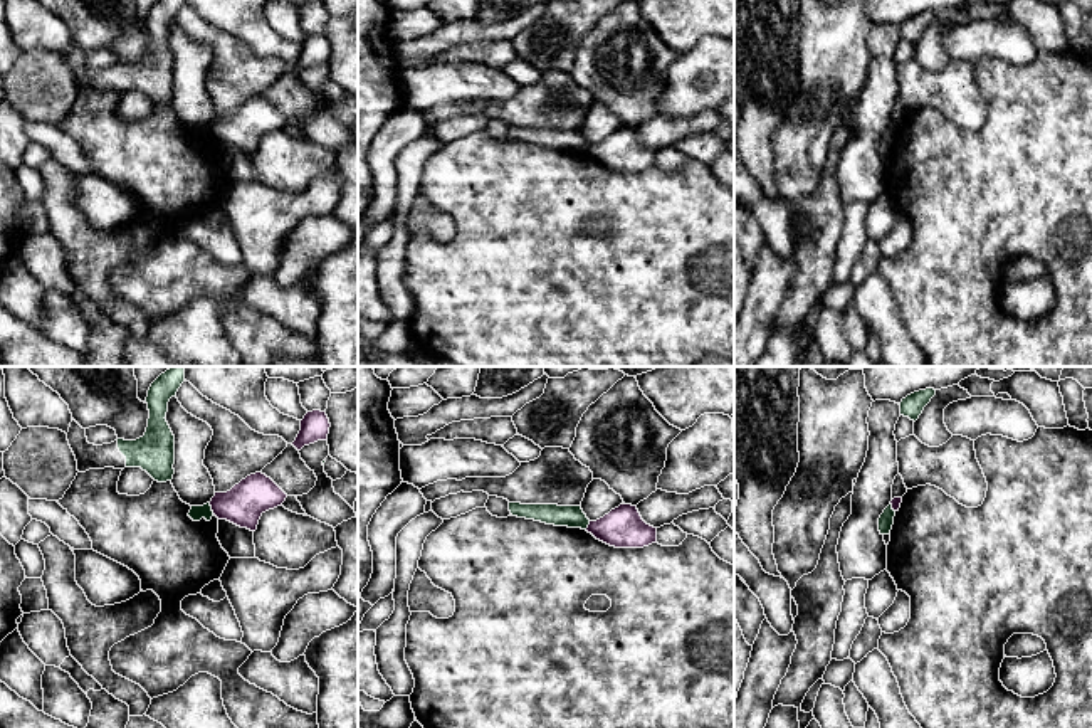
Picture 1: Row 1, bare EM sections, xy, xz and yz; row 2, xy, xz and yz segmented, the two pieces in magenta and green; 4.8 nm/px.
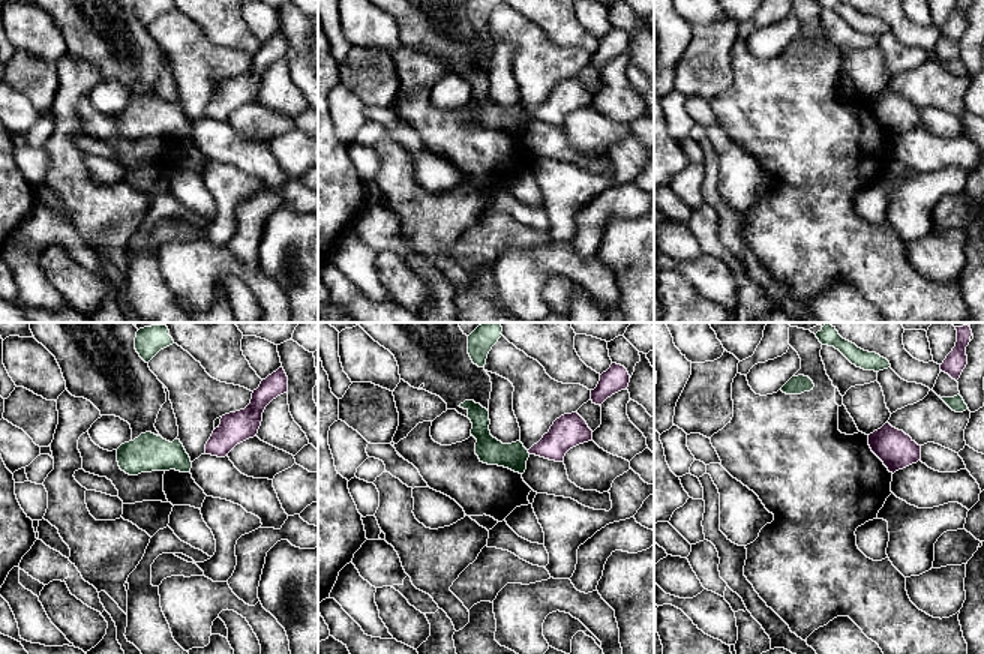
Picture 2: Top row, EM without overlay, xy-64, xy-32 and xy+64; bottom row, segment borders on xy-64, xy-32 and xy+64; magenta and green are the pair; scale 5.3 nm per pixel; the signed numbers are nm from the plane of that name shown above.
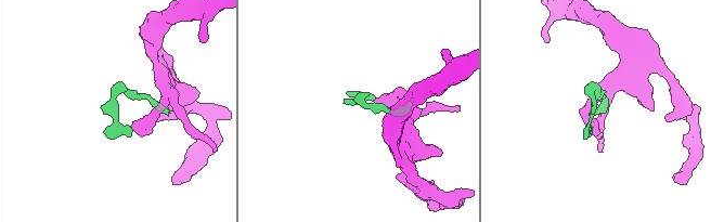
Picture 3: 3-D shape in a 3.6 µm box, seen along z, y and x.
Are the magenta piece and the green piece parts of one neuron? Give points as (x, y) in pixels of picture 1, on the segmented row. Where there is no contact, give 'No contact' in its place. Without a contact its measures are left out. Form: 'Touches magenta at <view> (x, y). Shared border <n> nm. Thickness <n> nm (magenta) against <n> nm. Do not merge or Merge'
Touches magenta at xy (212, 508). Shared border 60 nm. Thickness 190 nm (magenta) against 70 nm. Do not merge

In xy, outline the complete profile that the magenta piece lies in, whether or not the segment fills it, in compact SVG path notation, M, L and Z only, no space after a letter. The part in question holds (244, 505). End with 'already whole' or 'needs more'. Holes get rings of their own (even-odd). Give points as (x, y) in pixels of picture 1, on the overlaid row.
M255 472L230 491L215 493L210 506L218 520L255 531L260 516L269 509L282 506L286 498L287 494L270 477Z | already whole

